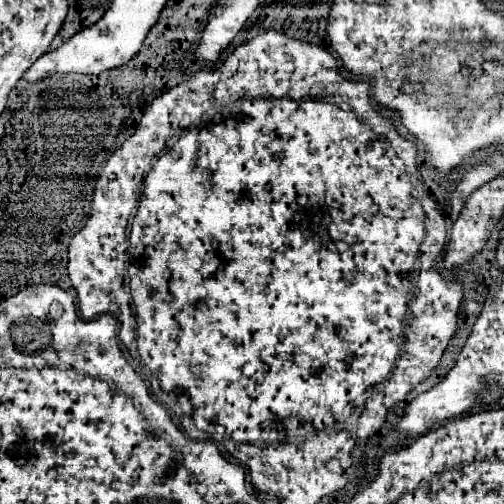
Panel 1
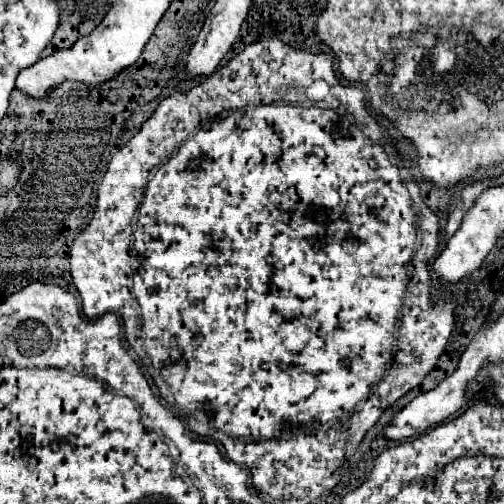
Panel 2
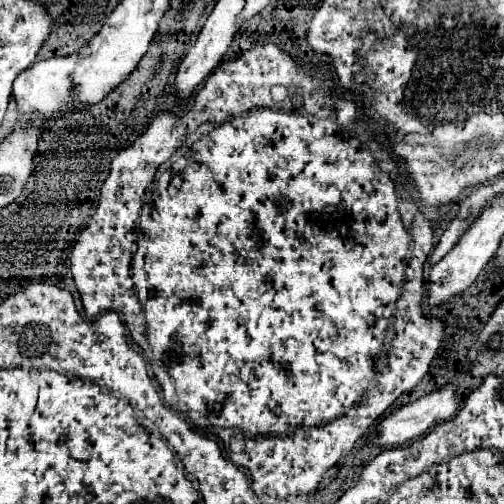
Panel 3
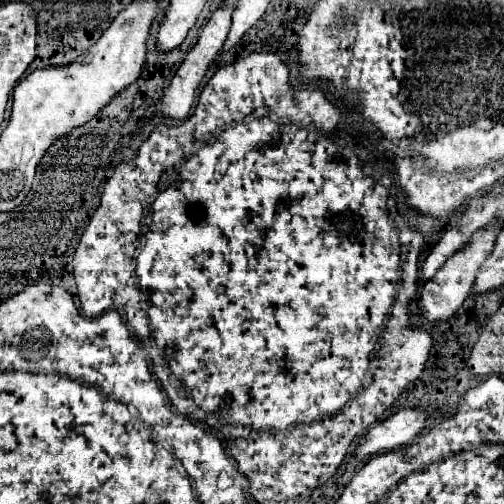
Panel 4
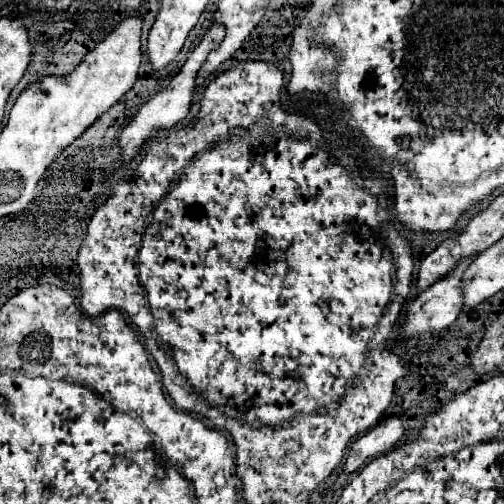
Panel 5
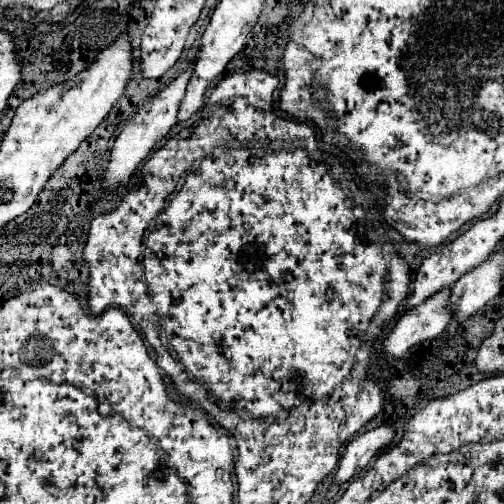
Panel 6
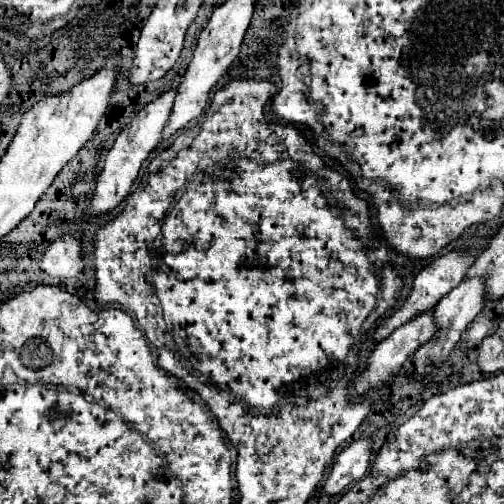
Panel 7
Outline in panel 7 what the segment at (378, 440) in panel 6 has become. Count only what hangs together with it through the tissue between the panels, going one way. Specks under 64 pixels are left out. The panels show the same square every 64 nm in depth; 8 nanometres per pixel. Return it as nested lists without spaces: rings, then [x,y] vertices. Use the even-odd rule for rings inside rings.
[[[356,440],[346,446],[334,460],[330,474],[322,486],[322,496],[336,496],[346,486],[356,484],[368,472],[372,440]]]

